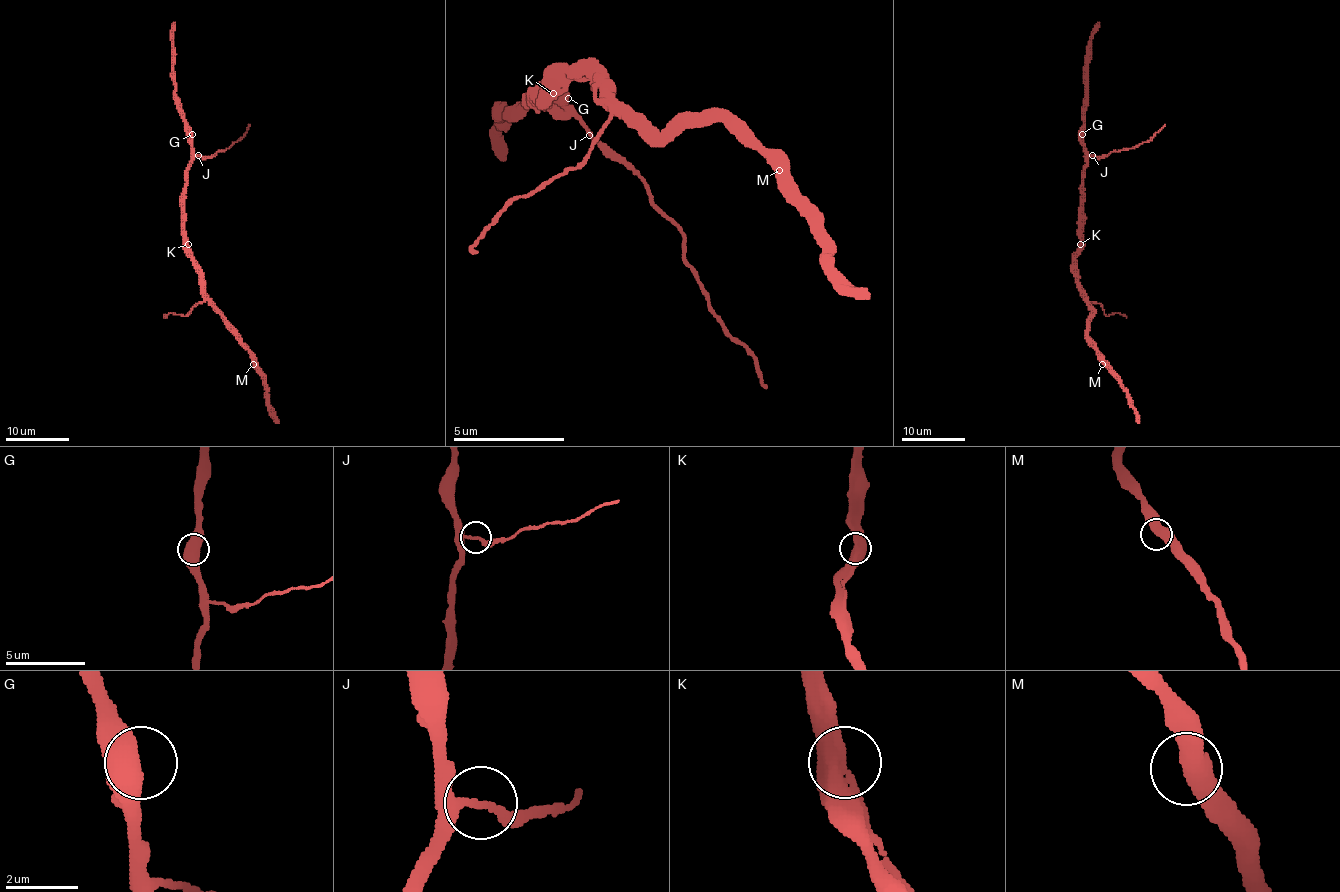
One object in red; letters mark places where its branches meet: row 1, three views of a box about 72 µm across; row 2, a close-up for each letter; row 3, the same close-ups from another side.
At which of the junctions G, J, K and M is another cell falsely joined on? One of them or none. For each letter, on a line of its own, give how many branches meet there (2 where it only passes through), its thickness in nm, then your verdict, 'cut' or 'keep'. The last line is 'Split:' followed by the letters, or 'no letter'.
G: branches 2; calibre 550 nm; keep
J: branches 2; calibre 180 nm; keep
K: branches 2; calibre 550 nm; keep
M: branches 2; calibre 500 nm; keep
Split: no letter

